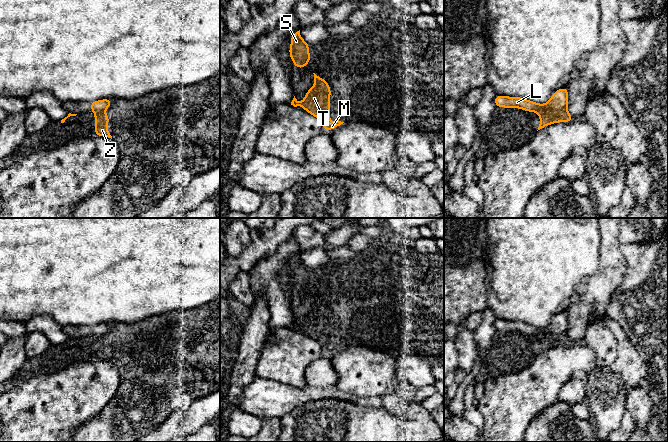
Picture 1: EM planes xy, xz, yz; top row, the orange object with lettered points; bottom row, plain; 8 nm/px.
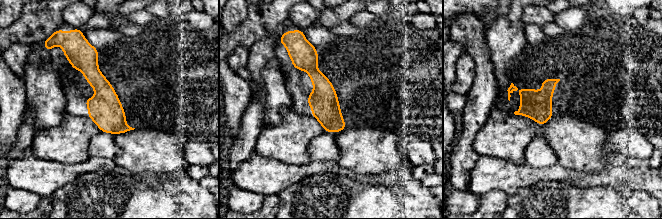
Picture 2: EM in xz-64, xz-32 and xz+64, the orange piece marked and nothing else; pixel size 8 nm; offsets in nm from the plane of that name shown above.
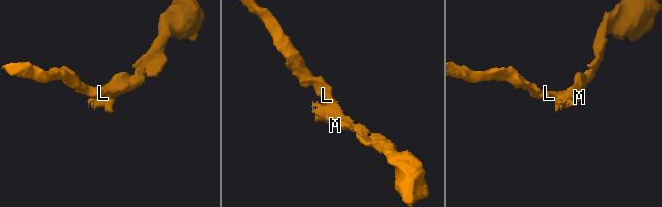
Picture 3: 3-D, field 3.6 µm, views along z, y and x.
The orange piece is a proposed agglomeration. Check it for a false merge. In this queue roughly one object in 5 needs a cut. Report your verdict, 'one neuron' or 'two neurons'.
one neuron

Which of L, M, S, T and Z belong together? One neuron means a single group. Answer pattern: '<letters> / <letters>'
L M S T Z

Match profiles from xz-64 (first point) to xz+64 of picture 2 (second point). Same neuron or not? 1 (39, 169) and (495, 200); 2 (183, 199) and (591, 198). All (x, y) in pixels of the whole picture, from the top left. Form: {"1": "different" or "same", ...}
{"1": "different", "2": "same"}

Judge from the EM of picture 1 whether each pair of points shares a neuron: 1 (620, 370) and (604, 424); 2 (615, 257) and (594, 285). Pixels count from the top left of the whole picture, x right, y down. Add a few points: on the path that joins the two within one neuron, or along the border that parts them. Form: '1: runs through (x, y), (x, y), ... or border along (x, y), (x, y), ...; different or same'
1: runs through (612, 383), (608, 387), (606, 395), (606, 411); same
2: runs through (612, 264), (611, 268), (601, 278); same

